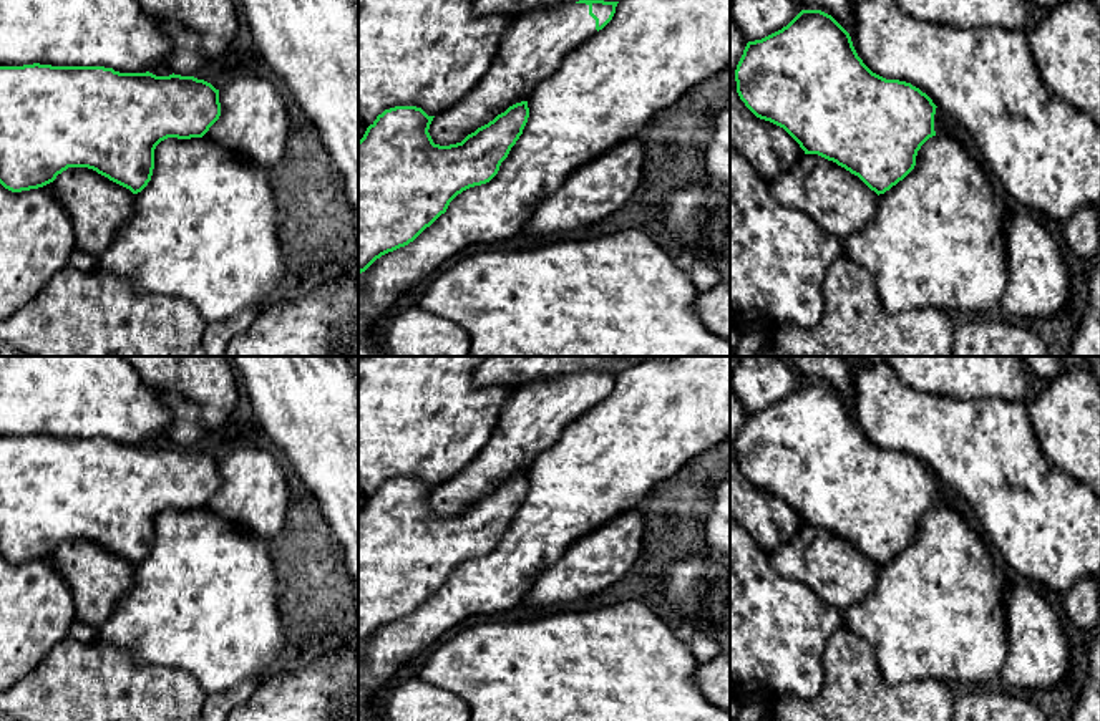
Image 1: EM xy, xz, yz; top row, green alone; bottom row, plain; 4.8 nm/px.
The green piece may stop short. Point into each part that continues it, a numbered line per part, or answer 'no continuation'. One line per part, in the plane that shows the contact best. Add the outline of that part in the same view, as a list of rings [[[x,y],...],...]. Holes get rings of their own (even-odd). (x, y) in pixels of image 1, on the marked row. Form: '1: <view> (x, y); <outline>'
1: xz (533, 47); [[[586,3],[541,7],[516,17],[504,30],[493,65],[479,83],[433,118],[428,129],[433,143],[461,143],[509,106],[528,101],[536,86],[596,31],[596,20]]]

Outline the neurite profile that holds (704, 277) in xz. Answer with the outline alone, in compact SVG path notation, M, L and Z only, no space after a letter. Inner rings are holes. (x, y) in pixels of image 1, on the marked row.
M690 262L687 269L690 280L694 282L698 293L710 290L712 287L722 282L720 273L703 262Z

